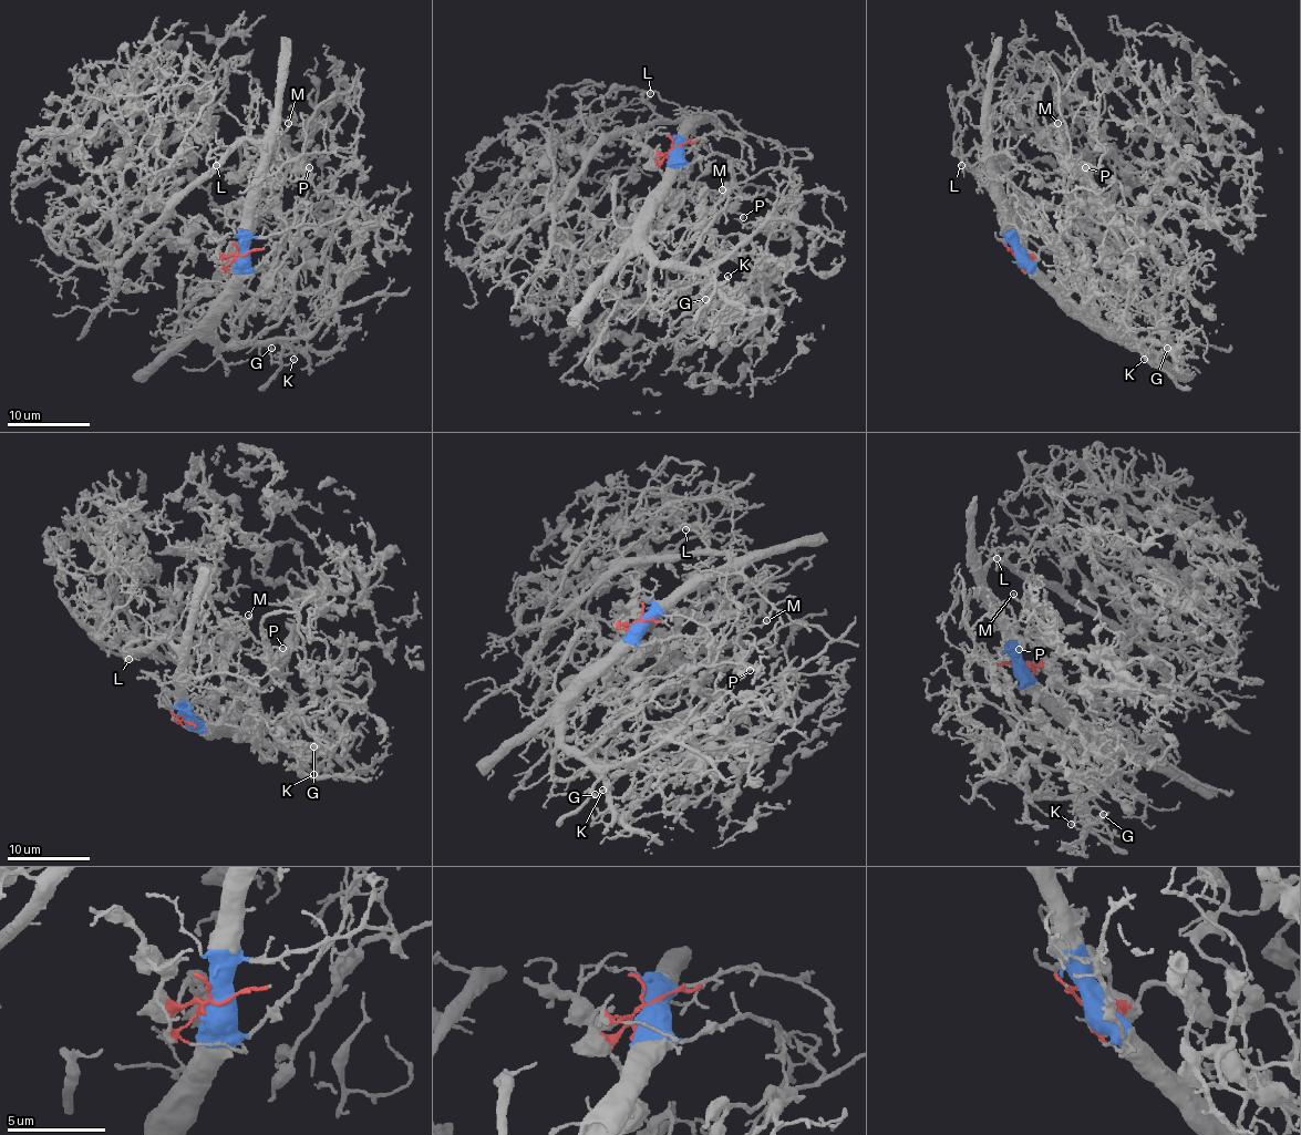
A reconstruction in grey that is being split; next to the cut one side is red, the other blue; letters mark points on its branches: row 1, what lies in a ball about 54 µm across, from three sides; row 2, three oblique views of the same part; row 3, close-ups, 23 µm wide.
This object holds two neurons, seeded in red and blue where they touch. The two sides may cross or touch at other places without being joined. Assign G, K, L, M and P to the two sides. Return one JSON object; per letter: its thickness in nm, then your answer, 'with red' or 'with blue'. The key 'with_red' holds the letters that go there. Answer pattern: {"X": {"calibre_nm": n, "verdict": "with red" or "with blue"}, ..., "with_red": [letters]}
{"G": {"calibre_nm": 170, "verdict": "with blue"}, "K": {"calibre_nm": 140, "verdict": "with blue"}, "L": {"calibre_nm": 140, "verdict": "with blue"}, "M": {"calibre_nm": 140, "verdict": "with red"}, "P": {"calibre_nm": 160, "verdict": "with red"}, "with_red": ["M", "P"]}

